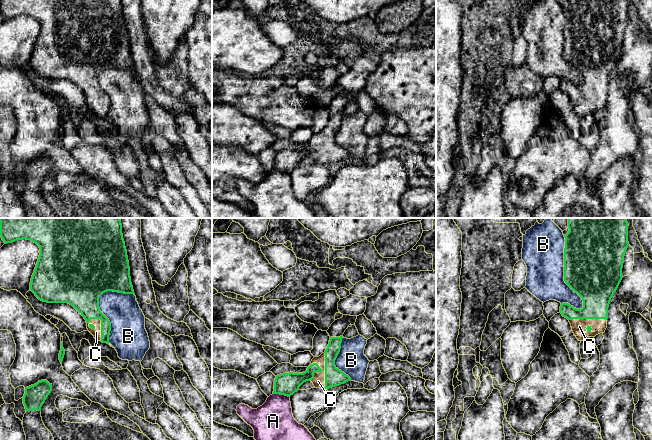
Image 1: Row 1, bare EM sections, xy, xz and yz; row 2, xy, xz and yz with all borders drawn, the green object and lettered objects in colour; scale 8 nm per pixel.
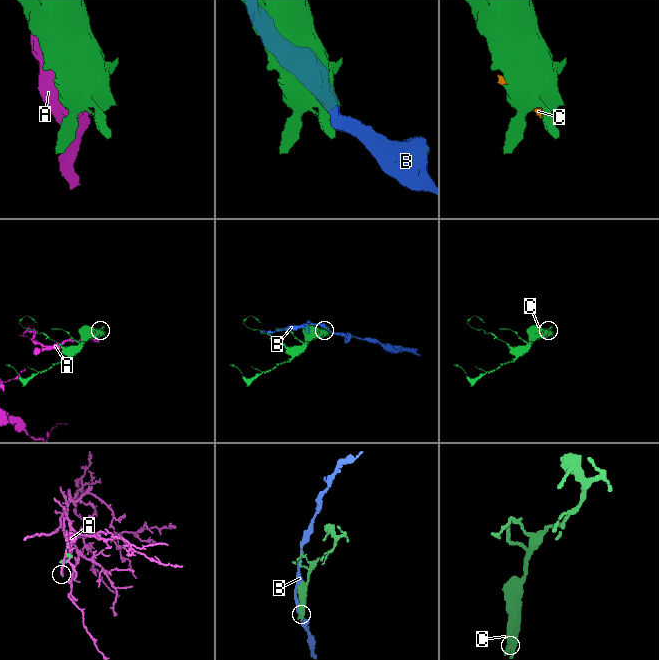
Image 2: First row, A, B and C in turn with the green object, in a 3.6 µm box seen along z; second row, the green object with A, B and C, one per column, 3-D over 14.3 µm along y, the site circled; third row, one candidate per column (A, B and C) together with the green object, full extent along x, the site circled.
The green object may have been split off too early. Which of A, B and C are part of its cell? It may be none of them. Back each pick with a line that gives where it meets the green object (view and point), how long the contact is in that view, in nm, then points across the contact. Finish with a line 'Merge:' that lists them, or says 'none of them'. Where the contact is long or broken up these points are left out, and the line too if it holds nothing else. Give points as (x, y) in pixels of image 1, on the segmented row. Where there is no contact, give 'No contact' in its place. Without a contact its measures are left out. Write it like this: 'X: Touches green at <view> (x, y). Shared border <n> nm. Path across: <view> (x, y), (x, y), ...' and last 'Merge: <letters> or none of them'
C: Touches green at xz (325, 370). Shared border 300 nm
Merge: C

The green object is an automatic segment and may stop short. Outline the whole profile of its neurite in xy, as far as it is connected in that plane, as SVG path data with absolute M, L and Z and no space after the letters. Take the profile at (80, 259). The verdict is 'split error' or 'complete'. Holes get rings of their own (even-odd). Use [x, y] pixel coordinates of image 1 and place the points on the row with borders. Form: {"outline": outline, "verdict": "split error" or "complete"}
{"outline": "M0 218L0 236L5 244L22 239L36 243L40 255L30 290L43 302L72 305L84 317L87 329L94 338L109 344L111 323L100 311L100 296L107 291L134 294L120 218Z", "verdict": "split error"}

